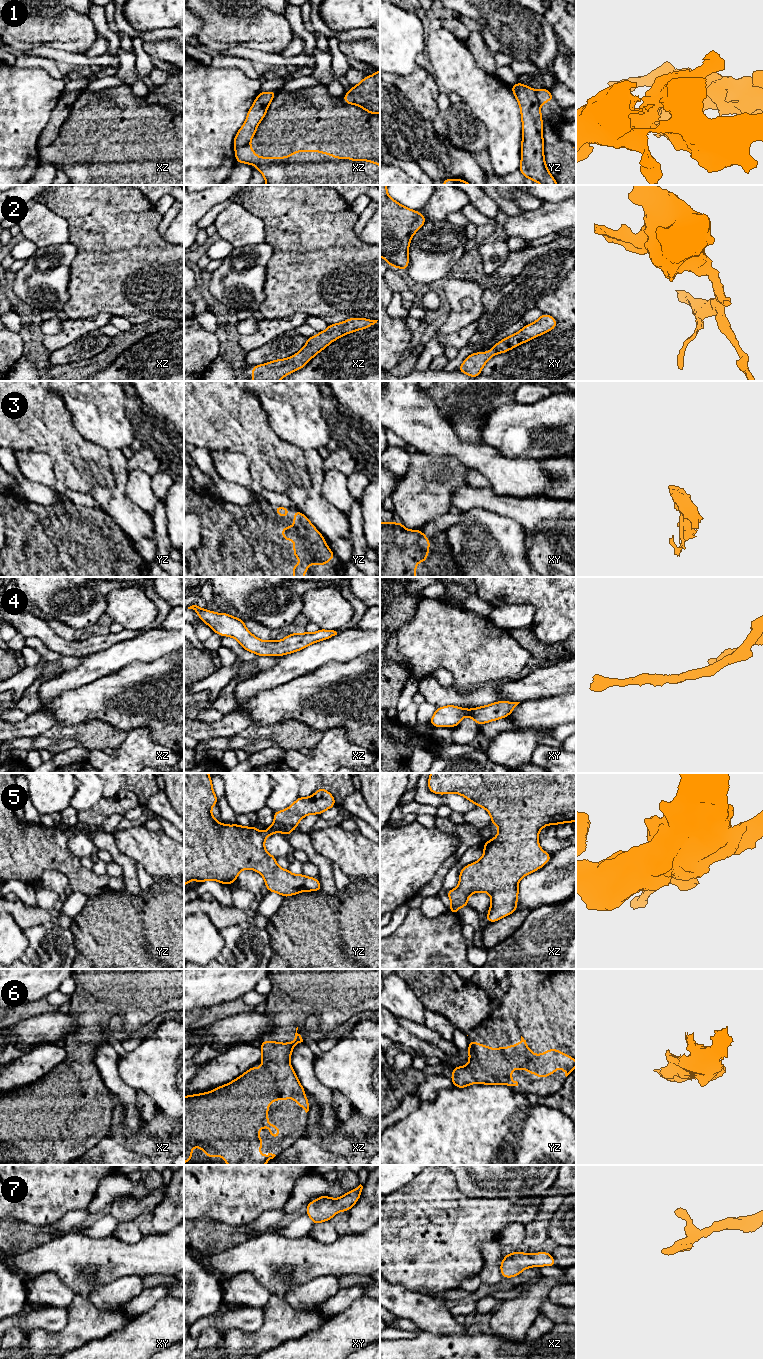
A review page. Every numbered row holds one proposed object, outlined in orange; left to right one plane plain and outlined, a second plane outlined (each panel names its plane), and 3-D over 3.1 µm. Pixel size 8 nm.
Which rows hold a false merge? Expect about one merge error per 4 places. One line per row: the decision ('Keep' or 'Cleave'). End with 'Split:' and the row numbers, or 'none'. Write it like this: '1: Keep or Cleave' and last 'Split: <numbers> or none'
1: Cleave
2: Keep
3: Keep
4: Keep
5: Keep
6: Keep
7: Keep
Split: 1

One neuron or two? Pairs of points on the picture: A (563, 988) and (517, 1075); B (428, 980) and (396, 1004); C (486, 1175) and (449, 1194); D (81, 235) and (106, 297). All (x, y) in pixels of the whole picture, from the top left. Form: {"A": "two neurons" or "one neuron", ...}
{"A": "one neuron", "B": "two neurons", "C": "two neurons", "D": "one neuron"}

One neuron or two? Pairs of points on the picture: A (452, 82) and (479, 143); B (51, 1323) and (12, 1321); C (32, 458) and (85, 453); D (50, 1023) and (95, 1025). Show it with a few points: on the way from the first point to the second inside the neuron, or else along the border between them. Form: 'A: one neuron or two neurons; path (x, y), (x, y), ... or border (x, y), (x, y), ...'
A: two neurons; border (463, 102), (479, 120)
B: one neuron; path (41, 1321), (22, 1321)
C: two neurons; border (25, 450), (44, 452), (51, 461), (56, 478)
D: two neurons; border (70, 1013), (77, 1024), (77, 1029), (68, 1041)

